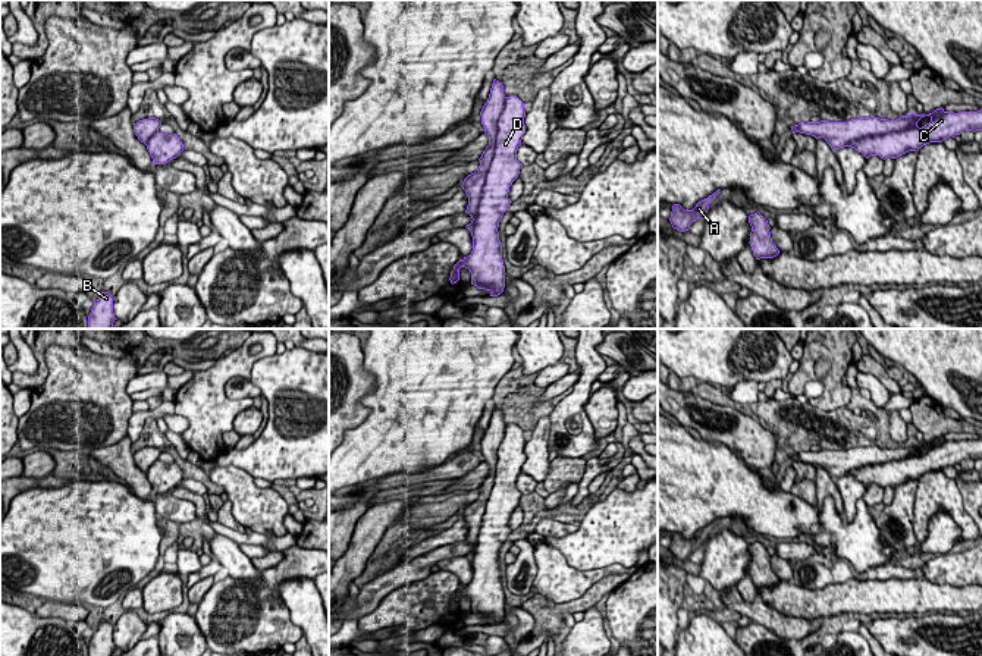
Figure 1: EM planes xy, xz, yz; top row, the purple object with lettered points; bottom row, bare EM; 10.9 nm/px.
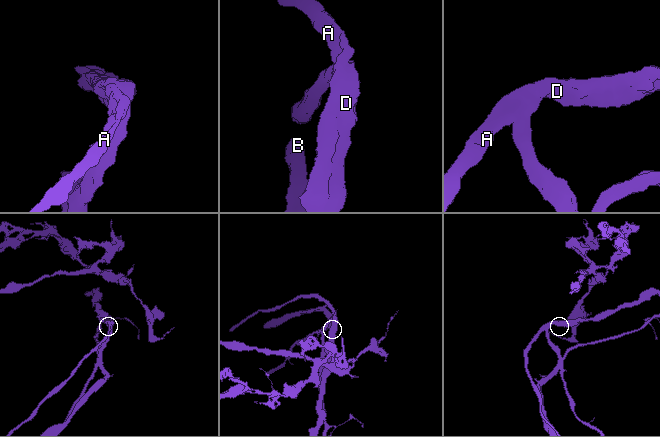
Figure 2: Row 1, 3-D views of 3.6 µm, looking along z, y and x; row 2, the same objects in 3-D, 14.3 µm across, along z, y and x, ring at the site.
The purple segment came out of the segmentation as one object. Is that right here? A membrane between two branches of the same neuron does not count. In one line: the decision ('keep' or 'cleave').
cleave

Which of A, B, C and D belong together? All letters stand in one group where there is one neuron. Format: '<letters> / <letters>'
A / B C D

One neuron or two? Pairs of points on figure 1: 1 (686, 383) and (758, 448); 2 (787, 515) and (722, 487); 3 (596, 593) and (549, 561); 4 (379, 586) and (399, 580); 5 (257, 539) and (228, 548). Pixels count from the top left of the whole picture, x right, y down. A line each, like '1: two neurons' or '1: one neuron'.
1: two neurons
2: one neuron
3: two neurons
4: one neuron
5: two neurons

